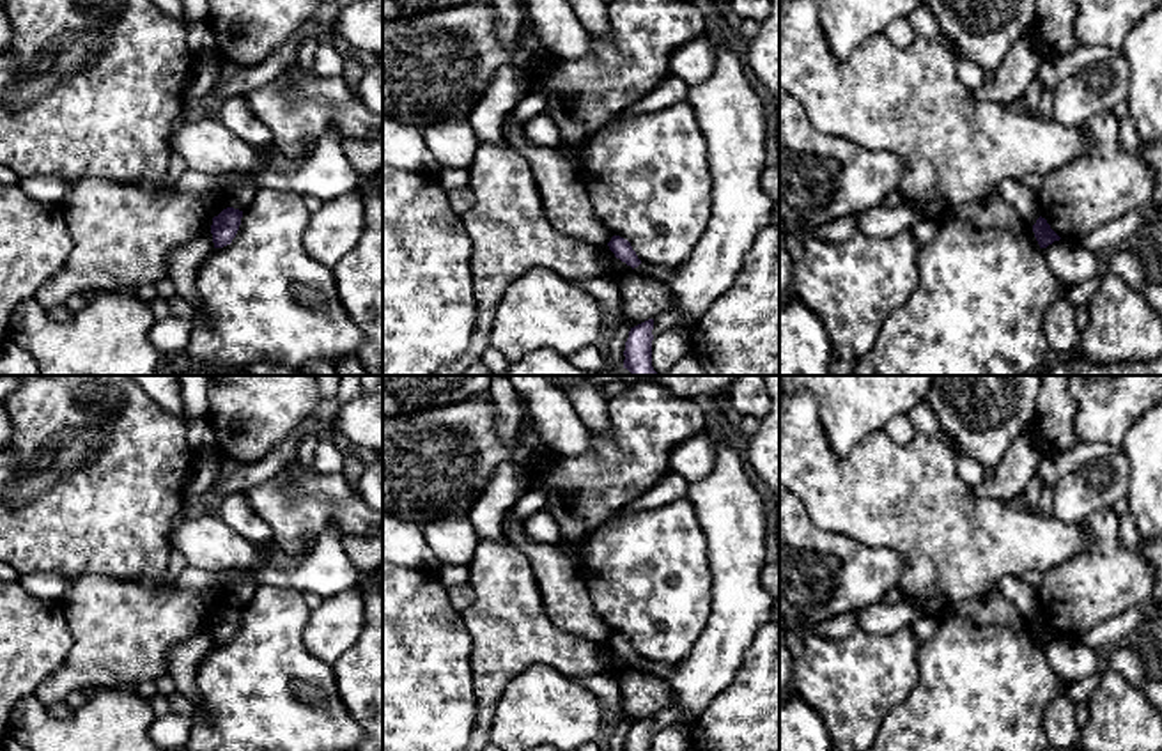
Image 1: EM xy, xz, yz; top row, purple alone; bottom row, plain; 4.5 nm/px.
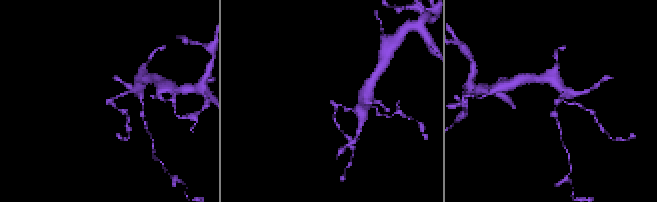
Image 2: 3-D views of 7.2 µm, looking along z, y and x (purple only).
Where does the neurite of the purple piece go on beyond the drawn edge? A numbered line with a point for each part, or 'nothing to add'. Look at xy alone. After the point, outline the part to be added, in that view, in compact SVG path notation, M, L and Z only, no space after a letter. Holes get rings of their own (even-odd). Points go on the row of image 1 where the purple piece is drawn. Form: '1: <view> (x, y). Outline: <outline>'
nothing to add

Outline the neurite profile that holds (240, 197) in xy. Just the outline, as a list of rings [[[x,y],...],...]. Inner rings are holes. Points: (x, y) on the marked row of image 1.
[[[252,181],[234,186],[232,190],[227,191],[229,207],[239,209],[239,211],[246,209],[253,202],[259,190],[260,188]]]

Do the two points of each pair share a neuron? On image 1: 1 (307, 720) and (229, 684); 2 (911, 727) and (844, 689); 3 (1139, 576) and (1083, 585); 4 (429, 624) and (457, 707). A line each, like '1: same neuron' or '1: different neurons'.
1: same neuron
2: different neurons
3: same neuron
4: same neuron

